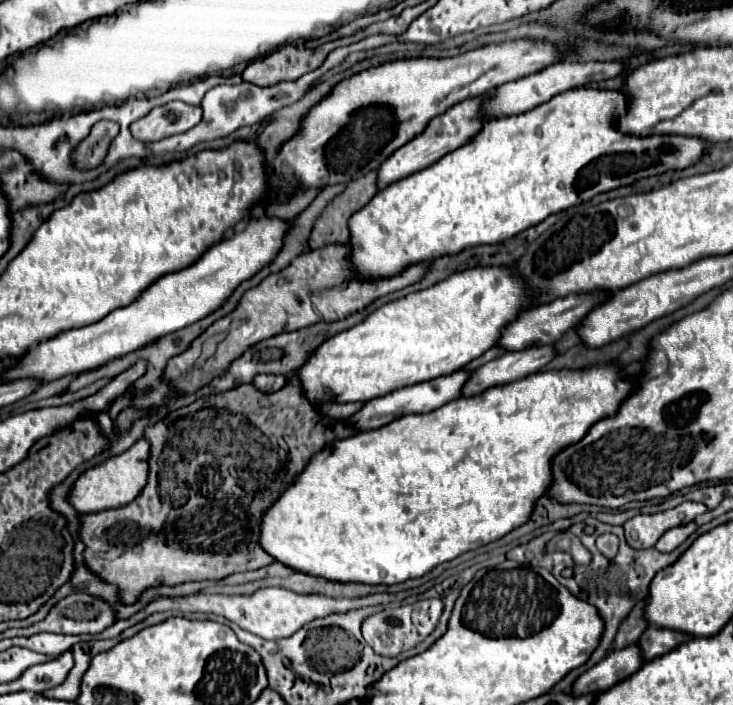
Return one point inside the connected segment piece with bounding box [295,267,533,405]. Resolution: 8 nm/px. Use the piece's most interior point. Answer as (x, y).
(433, 332)

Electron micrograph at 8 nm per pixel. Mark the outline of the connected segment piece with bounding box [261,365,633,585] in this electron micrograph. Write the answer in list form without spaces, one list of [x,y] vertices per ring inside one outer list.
[[[593,365],[585,371],[533,373],[521,381],[491,387],[475,397],[453,399],[435,411],[405,415],[379,429],[363,431],[353,437],[333,441],[325,449],[321,449],[321,453],[313,455],[311,463],[305,465],[305,469],[301,471],[301,477],[297,477],[297,481],[293,481],[293,485],[289,485],[289,489],[285,489],[285,493],[281,493],[281,499],[273,501],[273,509],[269,509],[269,513],[265,513],[265,517],[261,521],[261,547],[275,561],[283,563],[285,567],[289,567],[297,573],[307,573],[307,575],[321,577],[327,581],[337,581],[337,583],[395,585],[395,583],[403,583],[407,579],[423,577],[439,563],[451,561],[465,551],[471,551],[471,549],[477,549],[491,541],[497,541],[503,535],[507,535],[509,531],[527,523],[535,501],[539,497],[543,497],[551,485],[551,467],[549,467],[551,457],[555,453],[559,453],[565,445],[581,441],[581,437],[585,437],[585,433],[589,431],[589,427],[593,423],[597,423],[609,415],[615,415],[617,407],[631,391],[633,391],[633,381],[623,379],[623,373],[617,373],[613,369],[613,365]]]

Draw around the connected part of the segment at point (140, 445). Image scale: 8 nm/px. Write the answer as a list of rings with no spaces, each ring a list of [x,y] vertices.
[[[145,439],[135,441],[121,455],[113,455],[103,463],[83,471],[73,483],[67,501],[79,513],[99,513],[105,509],[117,509],[121,505],[127,505],[141,493],[141,489],[147,483],[147,455],[149,455],[149,443]]]

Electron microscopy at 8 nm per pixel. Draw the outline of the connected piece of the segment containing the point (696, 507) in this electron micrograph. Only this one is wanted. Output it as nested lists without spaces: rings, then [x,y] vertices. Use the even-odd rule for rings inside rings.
[[[685,501],[677,505],[675,509],[655,513],[655,515],[637,515],[629,519],[623,529],[625,529],[625,539],[633,549],[649,549],[655,547],[659,537],[679,525],[685,525],[687,521],[693,521],[697,515],[705,513],[707,507],[703,503],[693,503]]]

